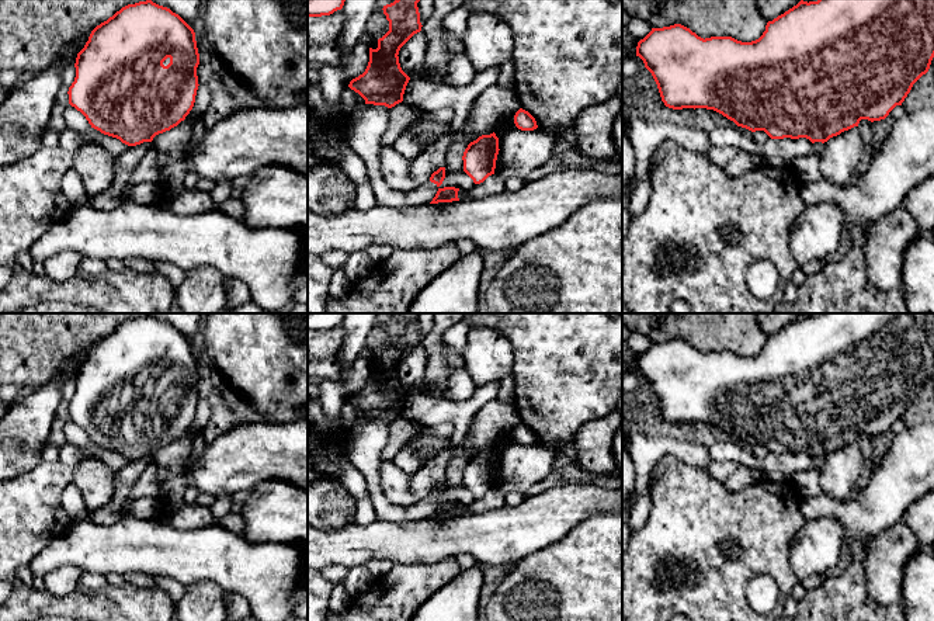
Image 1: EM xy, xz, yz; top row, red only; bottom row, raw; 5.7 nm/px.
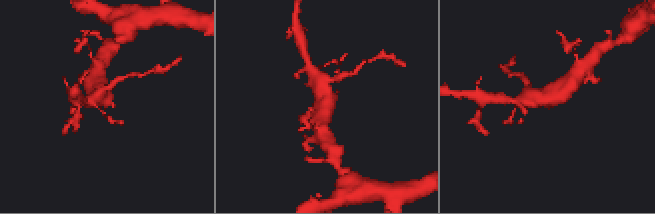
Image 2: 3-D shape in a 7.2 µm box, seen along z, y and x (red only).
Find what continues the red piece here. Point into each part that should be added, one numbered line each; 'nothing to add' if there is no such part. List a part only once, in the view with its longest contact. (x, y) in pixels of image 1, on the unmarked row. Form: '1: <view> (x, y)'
nothing to add

